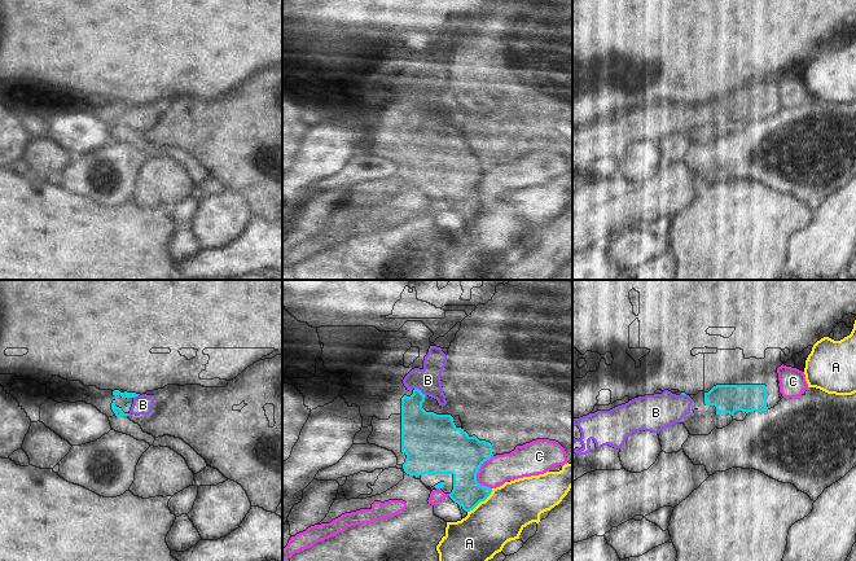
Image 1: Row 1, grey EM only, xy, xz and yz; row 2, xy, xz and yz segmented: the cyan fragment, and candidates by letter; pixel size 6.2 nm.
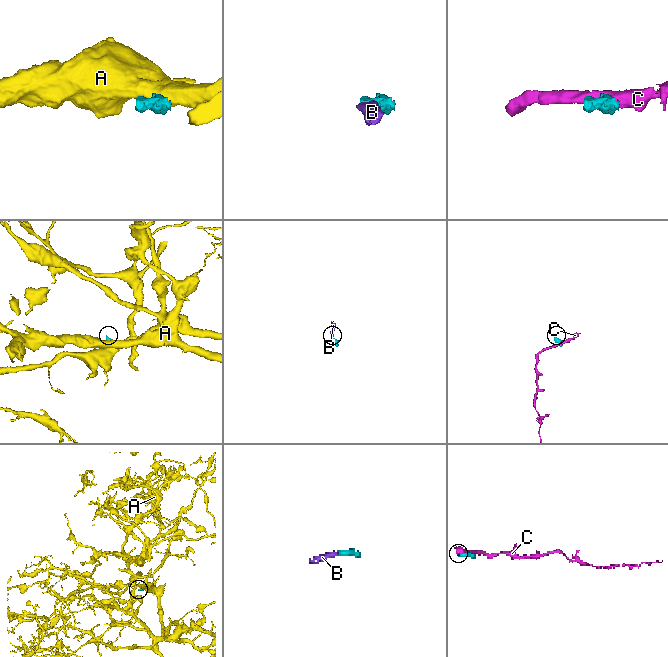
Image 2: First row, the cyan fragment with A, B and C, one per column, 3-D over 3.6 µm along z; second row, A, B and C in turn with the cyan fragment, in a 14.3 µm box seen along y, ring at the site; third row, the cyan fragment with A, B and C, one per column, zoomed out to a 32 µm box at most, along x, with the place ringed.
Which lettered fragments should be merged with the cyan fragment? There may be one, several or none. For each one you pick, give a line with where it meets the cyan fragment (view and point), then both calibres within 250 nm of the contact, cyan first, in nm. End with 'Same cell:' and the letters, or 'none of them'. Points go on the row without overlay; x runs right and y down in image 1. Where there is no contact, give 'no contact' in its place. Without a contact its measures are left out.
B: meets cyan in xz at (420, 100); 240 nm thick on the cyan side, 160 nm on the other
Same cell: B

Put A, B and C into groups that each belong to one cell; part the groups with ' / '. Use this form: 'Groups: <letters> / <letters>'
Groups: A / B / C

